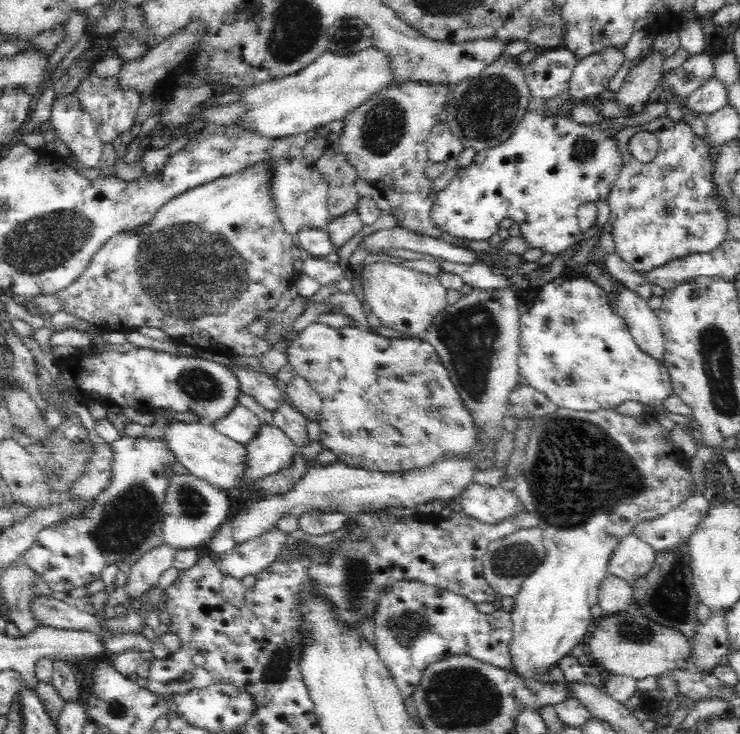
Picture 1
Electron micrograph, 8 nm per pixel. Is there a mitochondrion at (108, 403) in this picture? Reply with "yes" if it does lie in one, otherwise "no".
no

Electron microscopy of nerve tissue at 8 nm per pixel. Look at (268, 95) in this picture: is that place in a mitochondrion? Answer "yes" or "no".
no

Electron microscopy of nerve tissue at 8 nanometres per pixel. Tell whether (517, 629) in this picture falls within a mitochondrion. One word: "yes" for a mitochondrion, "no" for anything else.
no

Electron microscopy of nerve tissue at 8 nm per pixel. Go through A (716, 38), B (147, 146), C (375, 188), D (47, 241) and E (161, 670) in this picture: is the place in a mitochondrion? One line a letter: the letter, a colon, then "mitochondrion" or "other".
A: other
B: other
C: other
D: mitochondrion
E: other

